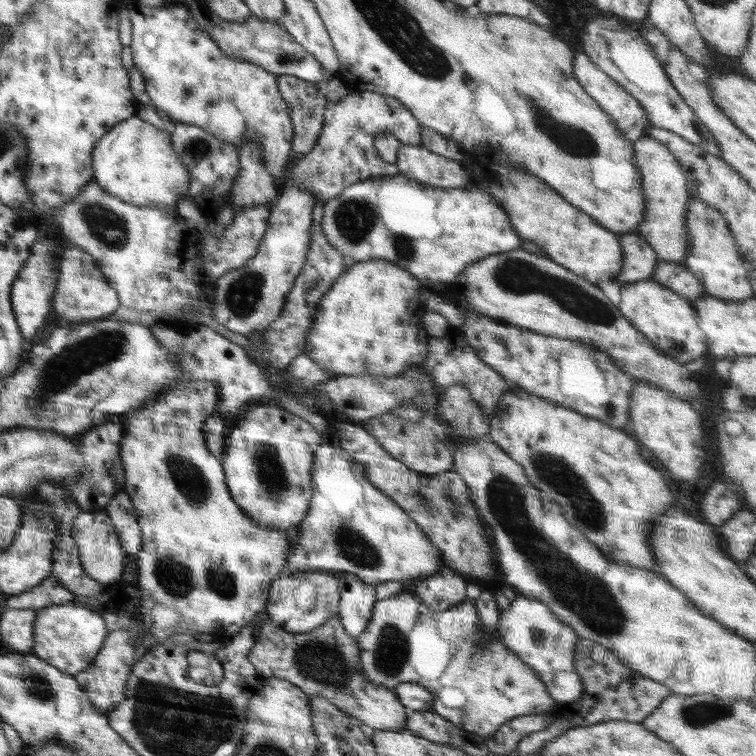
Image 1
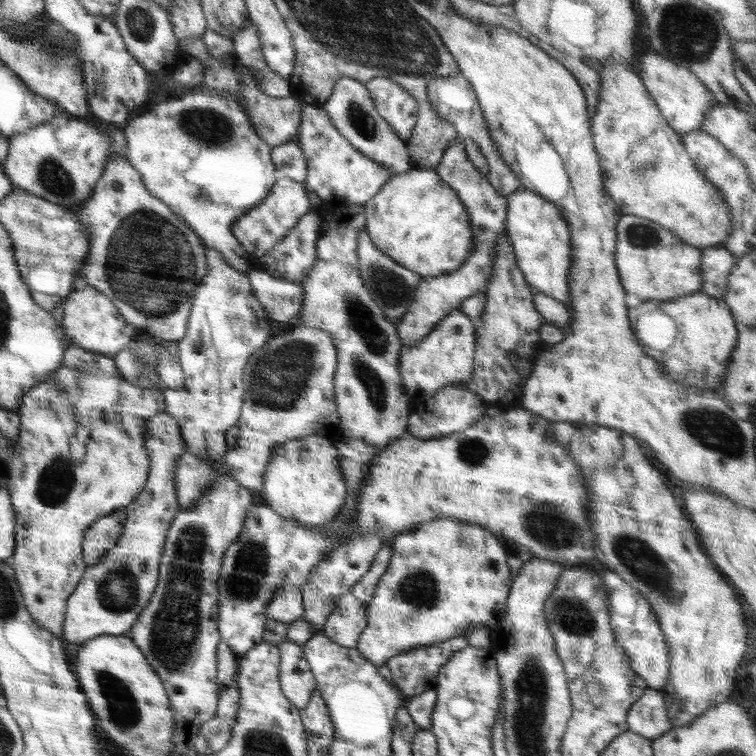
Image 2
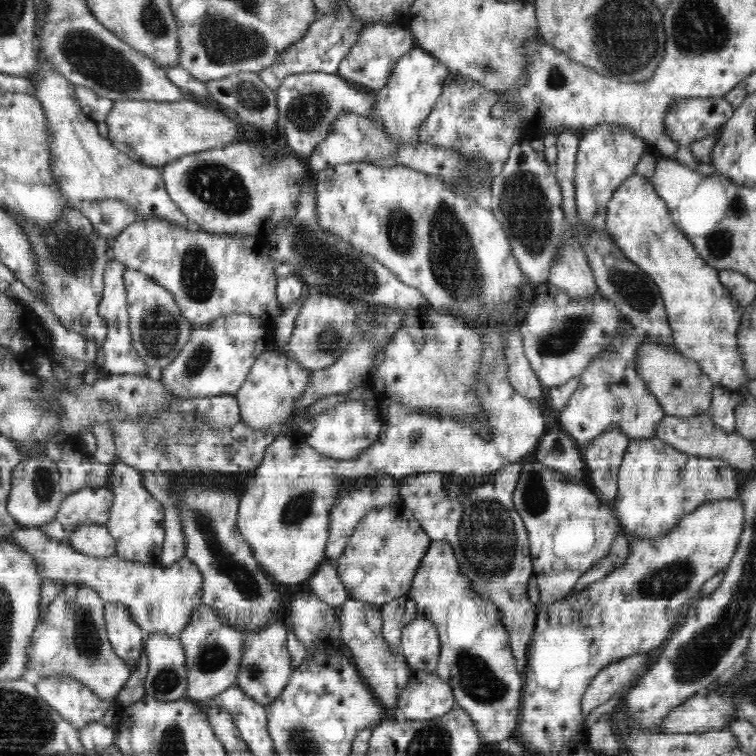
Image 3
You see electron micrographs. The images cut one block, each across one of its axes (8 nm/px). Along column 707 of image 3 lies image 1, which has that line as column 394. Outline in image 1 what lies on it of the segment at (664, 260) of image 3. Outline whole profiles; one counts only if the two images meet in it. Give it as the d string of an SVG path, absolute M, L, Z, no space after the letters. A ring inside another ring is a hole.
M384 258L351 262L334 286L320 298L314 314L313 330L308 334L303 354L321 366L334 369L336 376L402 375L408 368L422 364L427 358L430 336L423 326L425 310L420 303L420 292L425 289L410 271Z

